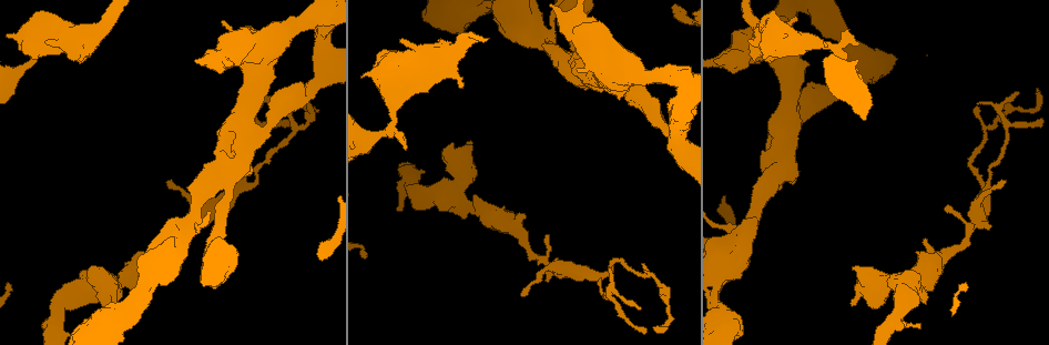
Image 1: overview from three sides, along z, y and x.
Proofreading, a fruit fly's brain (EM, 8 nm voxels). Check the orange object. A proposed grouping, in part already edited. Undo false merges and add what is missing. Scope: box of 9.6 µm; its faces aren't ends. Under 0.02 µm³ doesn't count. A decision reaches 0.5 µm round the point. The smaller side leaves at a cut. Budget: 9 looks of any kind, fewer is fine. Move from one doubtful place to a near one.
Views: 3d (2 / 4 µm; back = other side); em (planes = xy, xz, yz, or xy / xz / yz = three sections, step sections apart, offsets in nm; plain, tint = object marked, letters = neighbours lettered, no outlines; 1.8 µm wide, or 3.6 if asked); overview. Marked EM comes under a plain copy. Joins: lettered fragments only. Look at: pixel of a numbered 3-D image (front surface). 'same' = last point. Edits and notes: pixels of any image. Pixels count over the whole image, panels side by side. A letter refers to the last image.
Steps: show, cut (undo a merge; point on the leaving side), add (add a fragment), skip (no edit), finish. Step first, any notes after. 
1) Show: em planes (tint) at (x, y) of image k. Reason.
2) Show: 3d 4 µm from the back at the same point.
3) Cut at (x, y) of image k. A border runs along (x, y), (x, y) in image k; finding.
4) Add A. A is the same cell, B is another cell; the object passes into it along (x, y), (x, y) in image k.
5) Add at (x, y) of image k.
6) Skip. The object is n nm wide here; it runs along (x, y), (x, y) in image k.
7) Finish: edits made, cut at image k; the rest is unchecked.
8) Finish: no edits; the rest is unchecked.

Show: em 3.6 µm xz step 4 (tint) at (855, 269) of image 1. Stops while still wide.

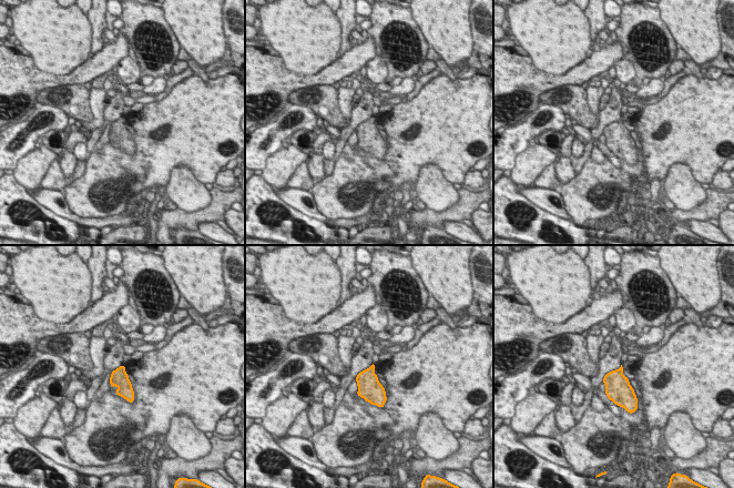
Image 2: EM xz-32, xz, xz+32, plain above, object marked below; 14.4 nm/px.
Show: em 3.6 µm planes (letters) at the same point. Another direction.

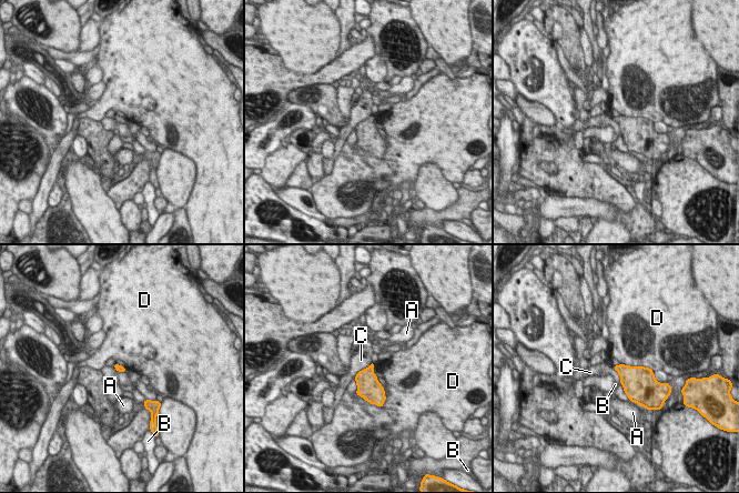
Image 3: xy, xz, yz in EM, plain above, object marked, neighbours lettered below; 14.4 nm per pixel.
Skip. A, B, C and D are other cells; a border runs along (372, 363), (354, 375) in image 3; none of them fits.

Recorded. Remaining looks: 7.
Show: em 3.6 µm planes (letters) at (402, 40) of image 1. Thick end.

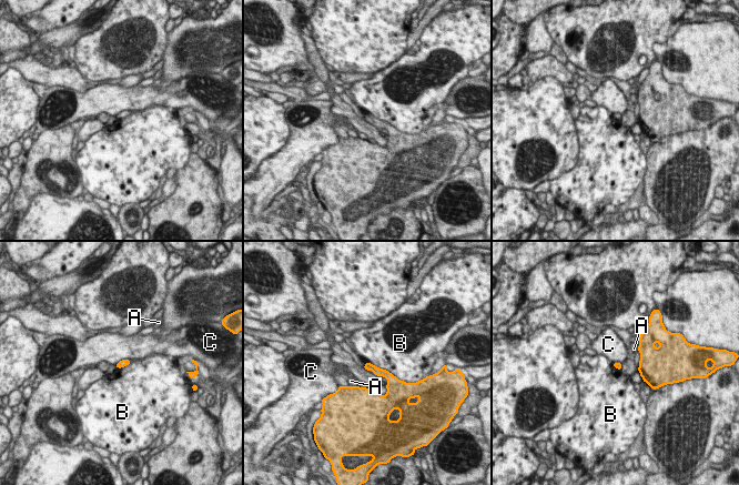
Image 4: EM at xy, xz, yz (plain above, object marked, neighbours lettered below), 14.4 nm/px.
Skip. The longest contact is with B, 650 nm; A, B and C are other cells; none of them fits.

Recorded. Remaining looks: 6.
Show: em planes (letters) at (405, 149) of image 1. Free end.

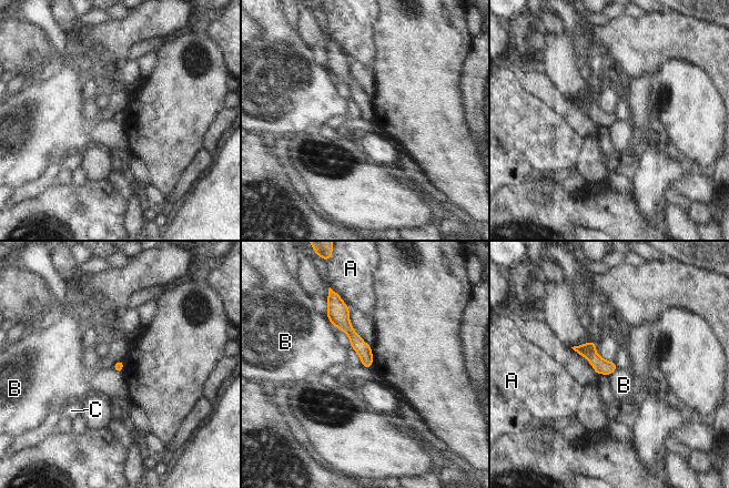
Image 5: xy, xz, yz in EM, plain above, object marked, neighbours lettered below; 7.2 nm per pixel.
Skip. A, B and C are other cells; it runs along (331, 308), (364, 351), (368, 365) in image 5; none of them fits.

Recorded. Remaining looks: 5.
Show: em xy step 16 (letters) at (459, 85) of image 1. An open end.

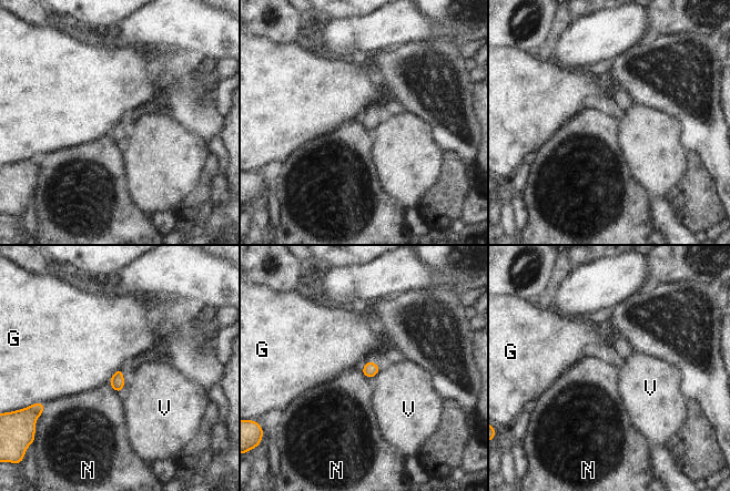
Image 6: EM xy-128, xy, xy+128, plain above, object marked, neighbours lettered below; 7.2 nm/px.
Skip. G, N and V are other cells; a border runs along (109, 381), (114, 391) in image 6; none of them fits.

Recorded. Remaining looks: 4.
Finish: no edits; the rest is unchecked.

